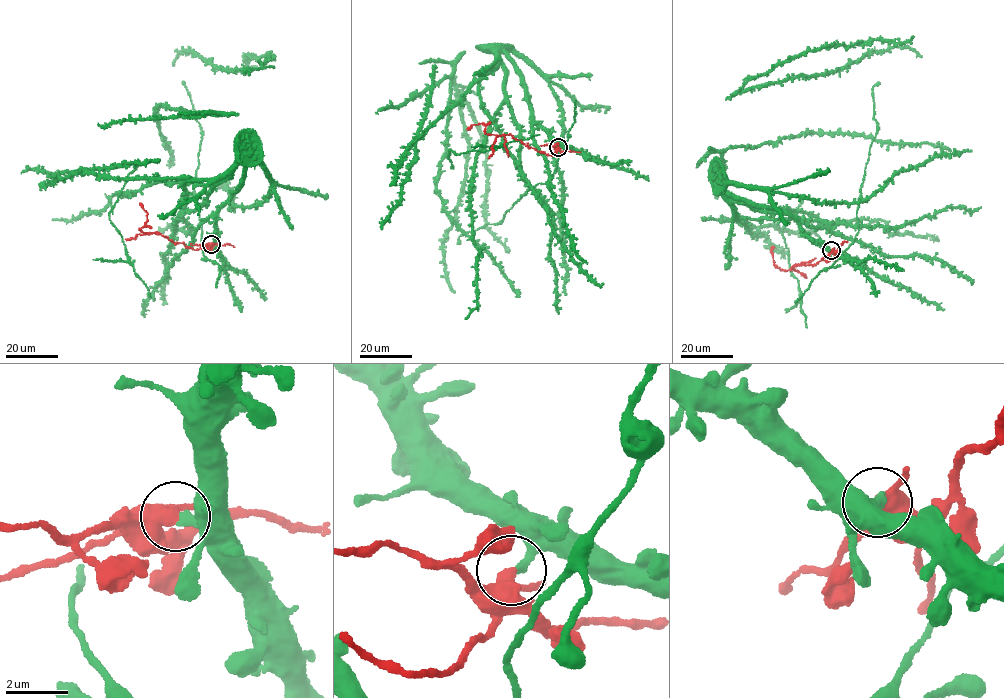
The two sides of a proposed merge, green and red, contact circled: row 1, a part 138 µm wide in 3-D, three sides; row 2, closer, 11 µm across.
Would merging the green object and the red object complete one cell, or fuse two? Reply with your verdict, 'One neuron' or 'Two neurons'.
Two neurons

